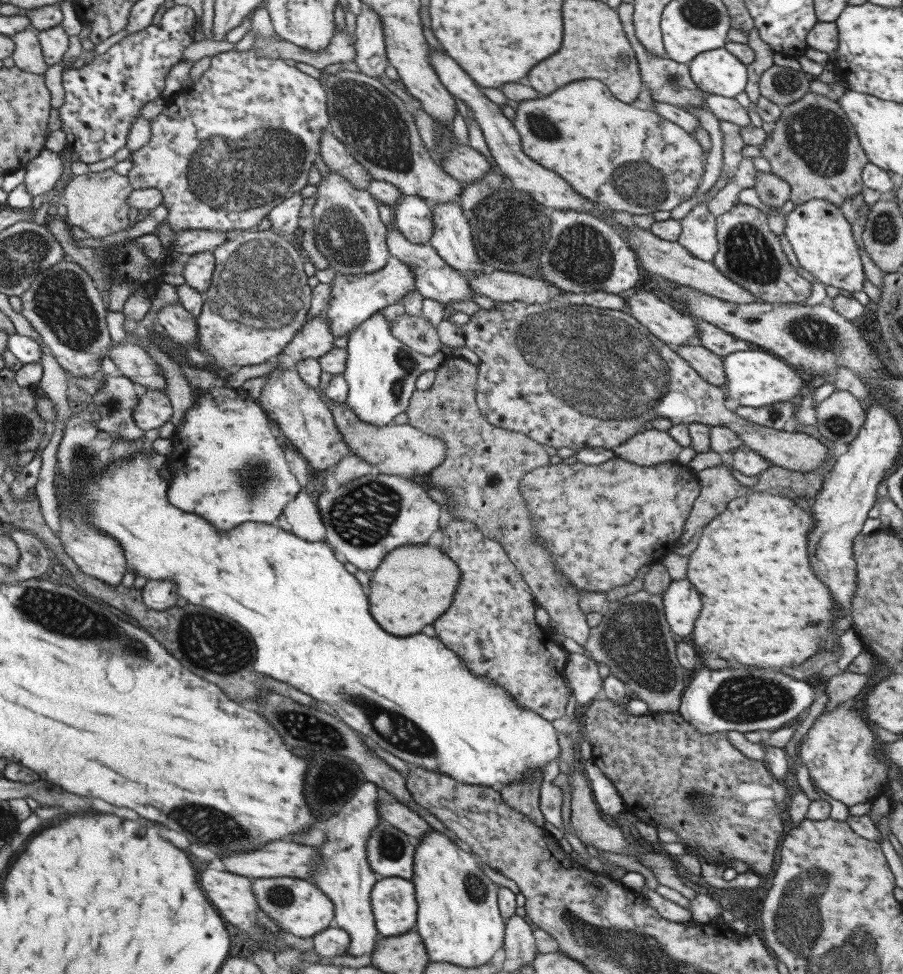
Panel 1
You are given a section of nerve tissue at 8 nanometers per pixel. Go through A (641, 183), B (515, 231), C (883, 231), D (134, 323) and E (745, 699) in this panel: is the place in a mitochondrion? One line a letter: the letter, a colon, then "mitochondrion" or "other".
A: mitochondrion
B: mitochondrion
C: mitochondrion
D: other
E: mitochondrion

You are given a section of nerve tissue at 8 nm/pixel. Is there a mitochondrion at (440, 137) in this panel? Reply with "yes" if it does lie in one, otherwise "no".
yes

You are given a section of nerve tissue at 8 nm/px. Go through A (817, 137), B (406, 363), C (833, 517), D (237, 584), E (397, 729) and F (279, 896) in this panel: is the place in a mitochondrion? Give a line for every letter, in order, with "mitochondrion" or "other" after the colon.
A: mitochondrion
B: mitochondrion
C: other
D: other
E: mitochondrion
F: mitochondrion

